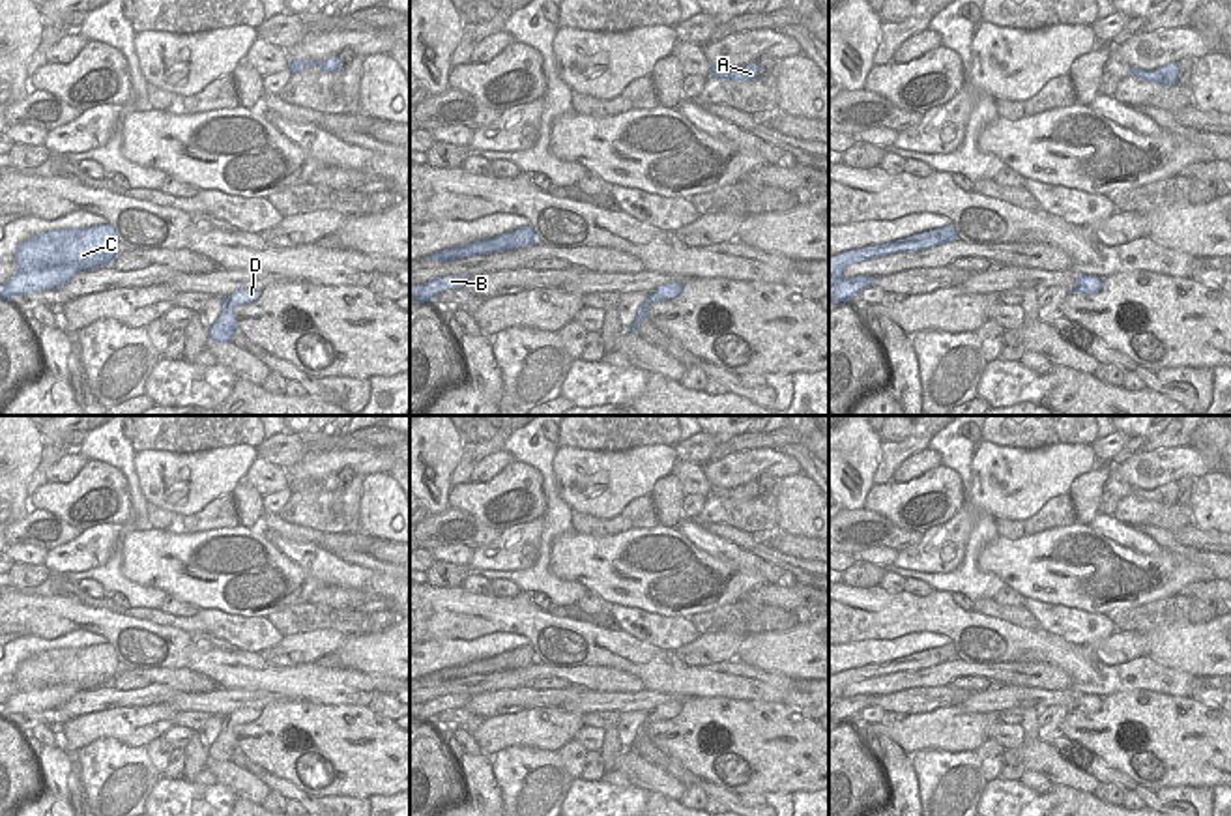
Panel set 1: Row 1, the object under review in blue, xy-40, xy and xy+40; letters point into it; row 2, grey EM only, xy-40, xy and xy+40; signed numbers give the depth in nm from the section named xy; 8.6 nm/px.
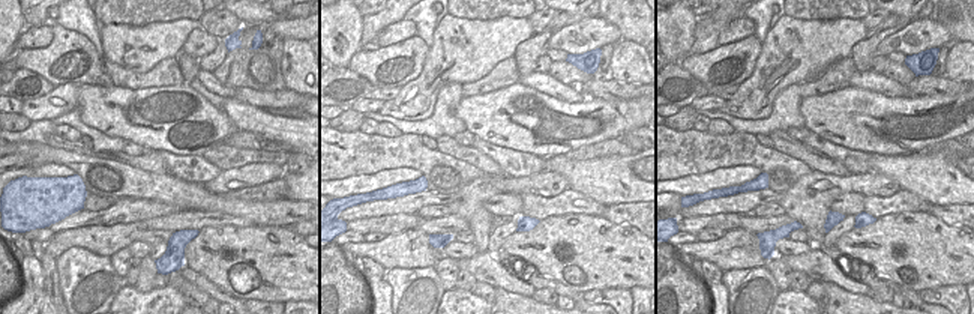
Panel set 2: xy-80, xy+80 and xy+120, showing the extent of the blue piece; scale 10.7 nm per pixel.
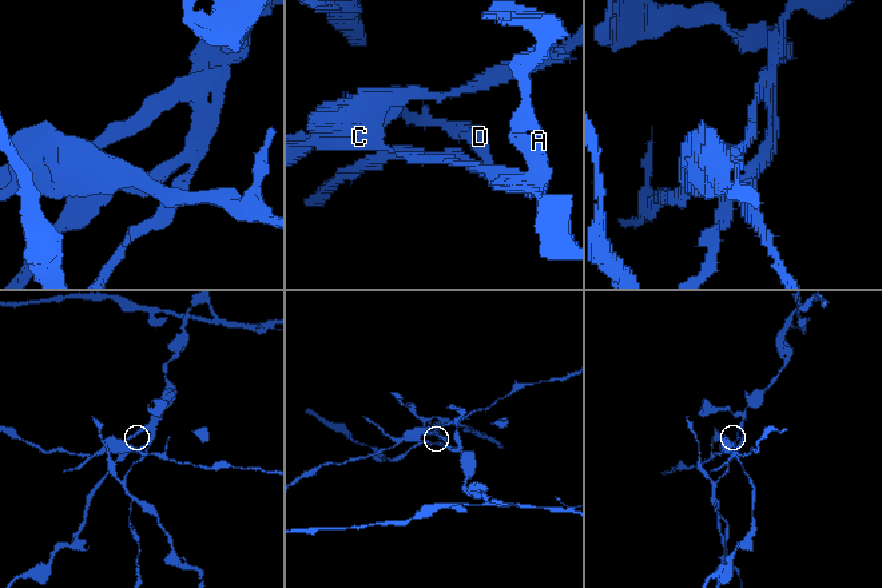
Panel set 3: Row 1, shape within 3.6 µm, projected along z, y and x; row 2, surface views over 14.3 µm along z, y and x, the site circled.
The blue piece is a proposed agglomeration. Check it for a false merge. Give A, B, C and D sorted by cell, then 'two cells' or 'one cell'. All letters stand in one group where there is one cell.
A D / B C; two cells

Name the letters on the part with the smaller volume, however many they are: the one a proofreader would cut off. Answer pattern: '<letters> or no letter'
B, C

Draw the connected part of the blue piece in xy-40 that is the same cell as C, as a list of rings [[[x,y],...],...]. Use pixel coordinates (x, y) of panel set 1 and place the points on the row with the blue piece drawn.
[[[109,223],[32,236],[17,247],[17,273],[0,286],[0,299],[62,288],[80,271],[110,266],[118,253],[120,243]]]

